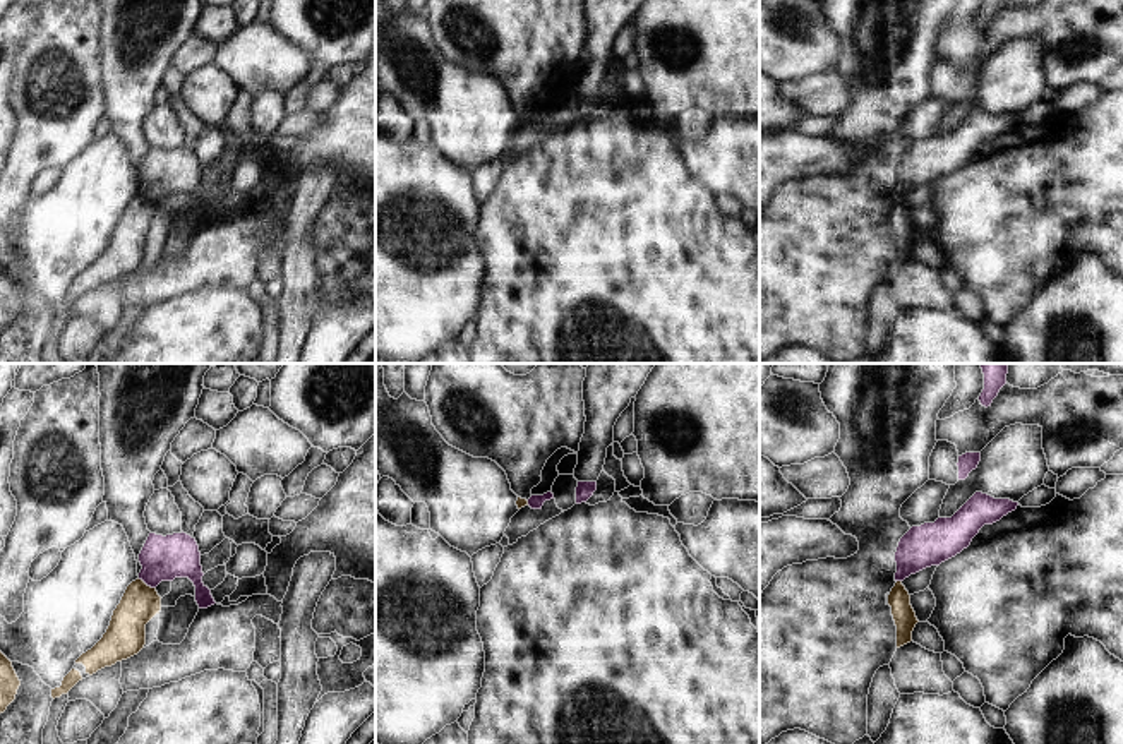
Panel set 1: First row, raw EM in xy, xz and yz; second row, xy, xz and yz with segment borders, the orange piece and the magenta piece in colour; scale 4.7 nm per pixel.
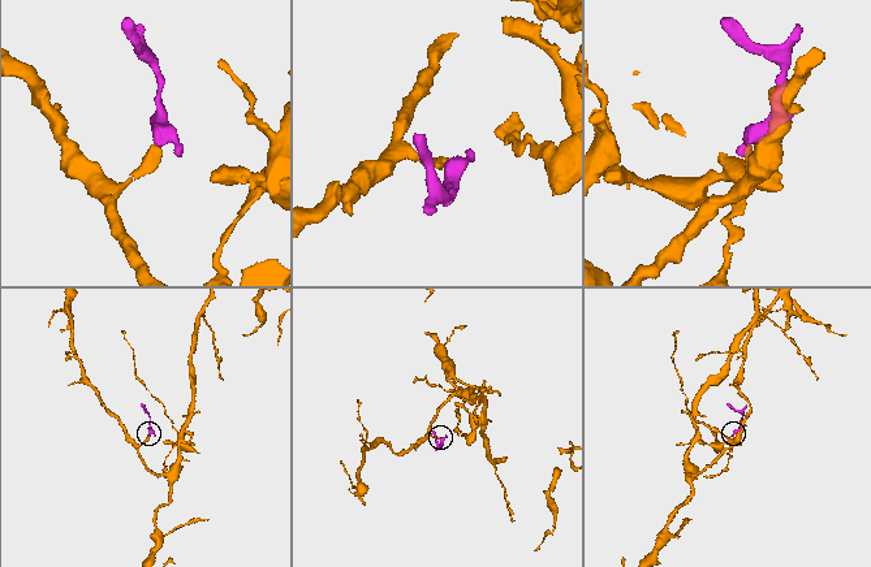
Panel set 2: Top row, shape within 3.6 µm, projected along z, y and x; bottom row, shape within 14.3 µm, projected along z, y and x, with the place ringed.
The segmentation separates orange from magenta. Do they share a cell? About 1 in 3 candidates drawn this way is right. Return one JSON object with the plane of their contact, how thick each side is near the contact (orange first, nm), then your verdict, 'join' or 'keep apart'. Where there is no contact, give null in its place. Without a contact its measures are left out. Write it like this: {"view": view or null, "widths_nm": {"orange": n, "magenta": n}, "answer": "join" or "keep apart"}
{"view": "xy", "widths_nm": {"orange": 180, "magenta": 200}, "answer": "keep apart"}

